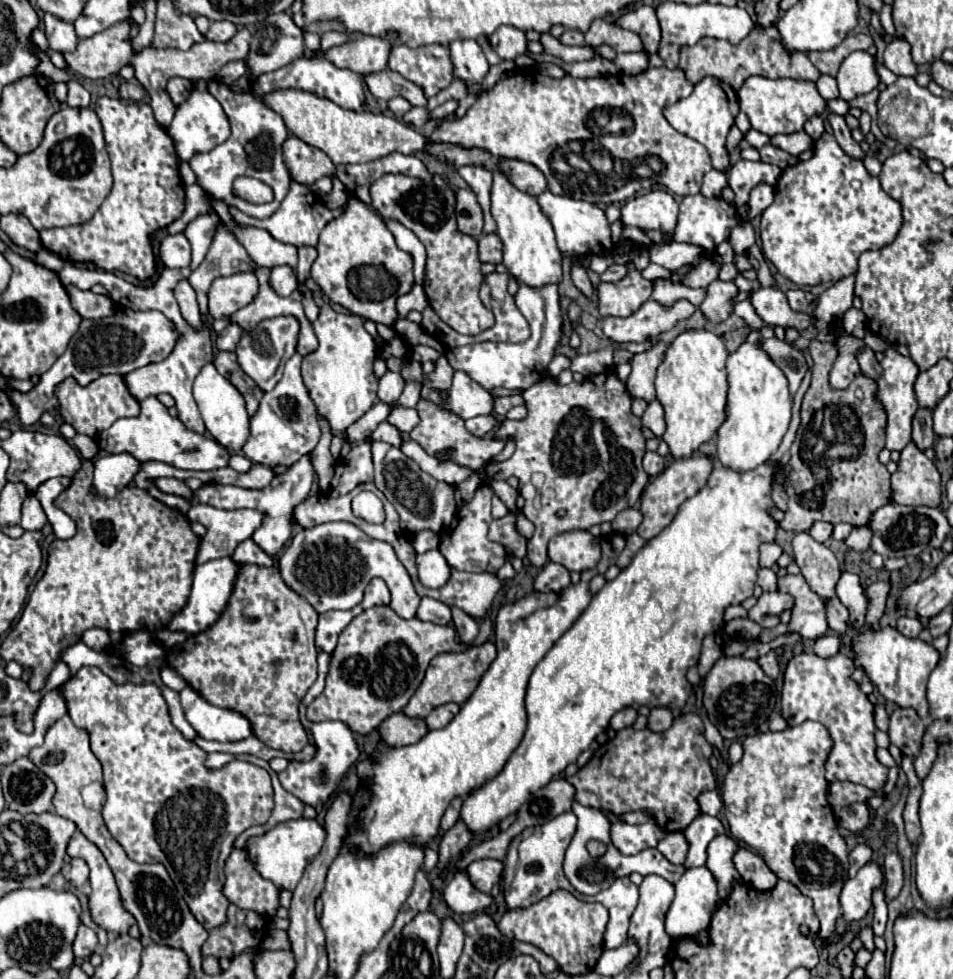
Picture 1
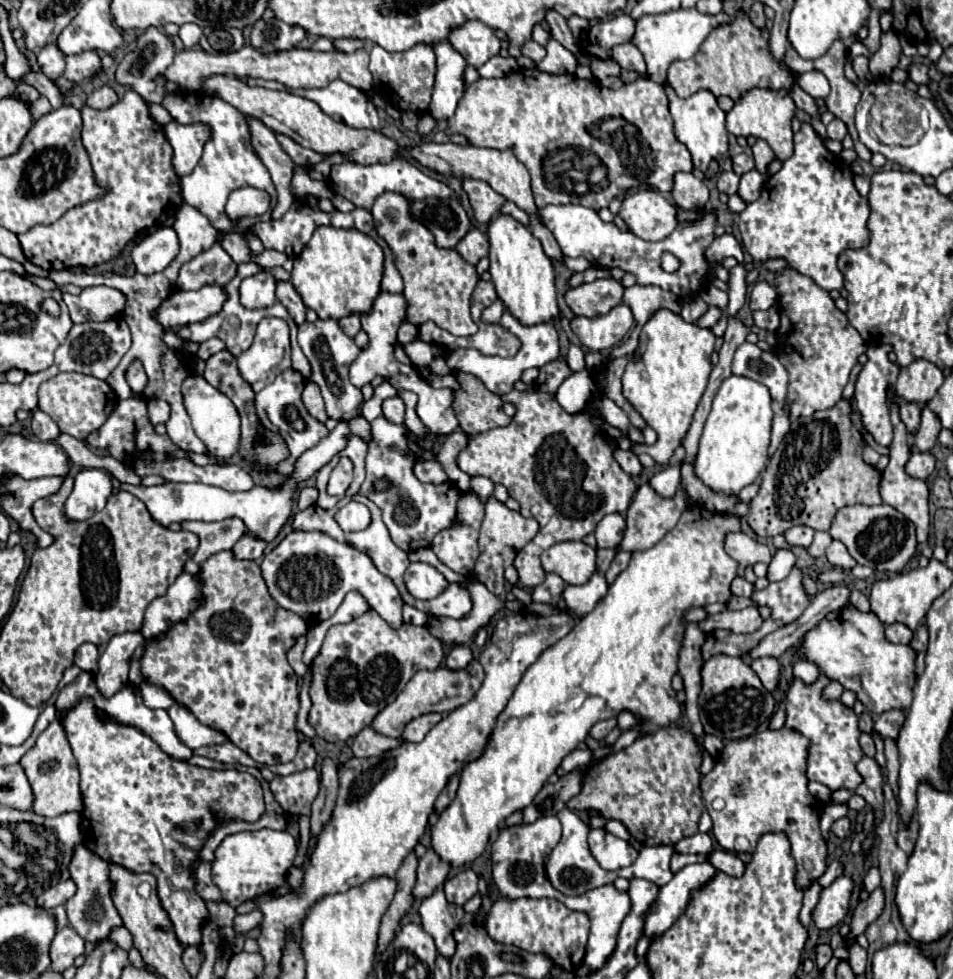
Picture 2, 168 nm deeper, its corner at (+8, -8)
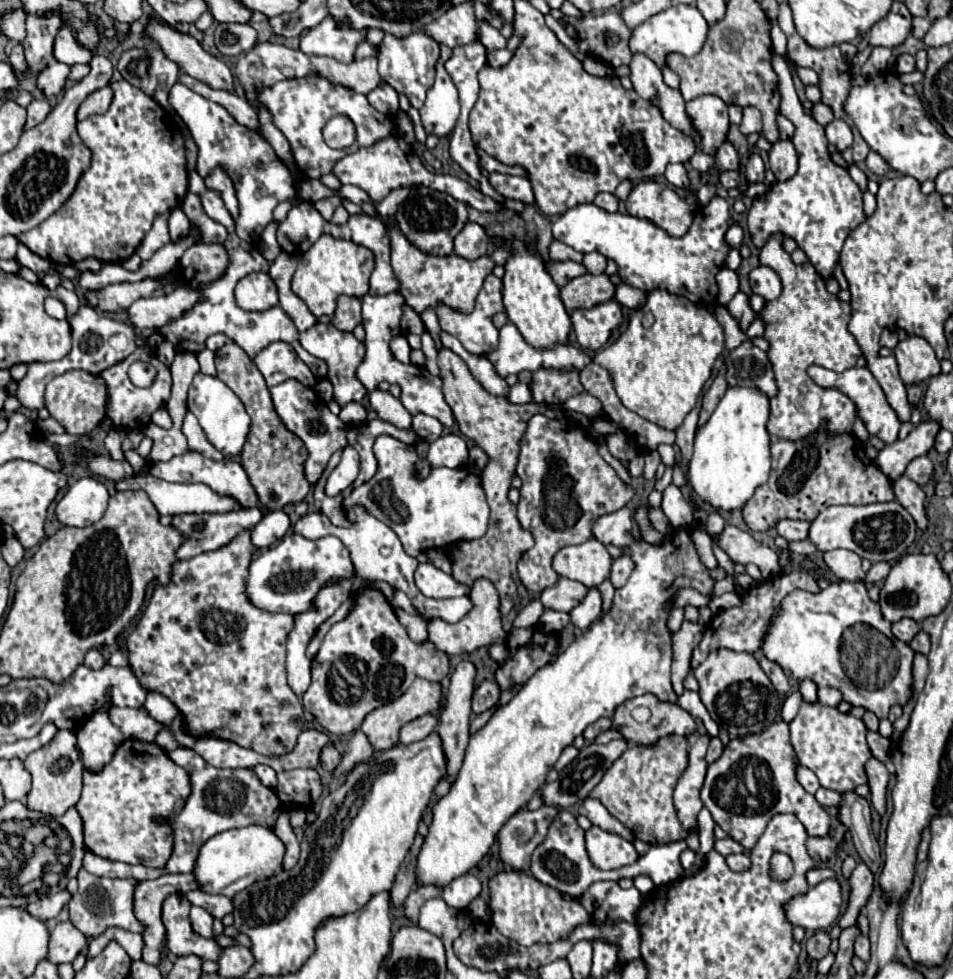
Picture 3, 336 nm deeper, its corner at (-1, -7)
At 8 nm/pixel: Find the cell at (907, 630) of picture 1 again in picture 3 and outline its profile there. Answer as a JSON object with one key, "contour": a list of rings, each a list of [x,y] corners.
{"contour":[[[901,618],[899,622],[893,624],[893,634],[895,634],[895,638],[901,640],[901,642],[911,642],[913,636],[915,636],[919,630],[921,630],[919,624],[917,624],[915,620],[911,620],[911,618]]]}

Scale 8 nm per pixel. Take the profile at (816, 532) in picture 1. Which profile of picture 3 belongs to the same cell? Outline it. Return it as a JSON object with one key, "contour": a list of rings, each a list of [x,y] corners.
{"contour":[[[781,520],[781,524],[777,524],[777,532],[789,542],[799,542],[809,536],[809,526],[809,522],[801,520]]]}

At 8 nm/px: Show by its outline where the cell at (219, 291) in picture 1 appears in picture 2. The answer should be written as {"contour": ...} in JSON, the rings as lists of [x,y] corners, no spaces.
{"contour":[[[204,285],[198,291],[176,291],[164,299],[156,321],[164,325],[166,331],[204,321],[210,315],[216,315],[222,309],[226,295],[218,285]]]}

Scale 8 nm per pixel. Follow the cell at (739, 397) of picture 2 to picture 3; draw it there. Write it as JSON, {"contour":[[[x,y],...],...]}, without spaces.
{"contour":[[[733,386],[717,404],[709,422],[697,428],[695,452],[689,462],[689,484],[695,498],[721,512],[743,508],[755,488],[765,484],[771,470],[771,434],[767,430],[769,396],[759,388]]]}

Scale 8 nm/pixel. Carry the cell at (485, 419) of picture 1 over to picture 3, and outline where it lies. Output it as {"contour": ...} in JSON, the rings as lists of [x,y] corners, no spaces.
{"contour":[[[447,434],[437,438],[427,454],[431,466],[447,466],[447,468],[463,468],[469,464],[469,450],[461,436]]]}

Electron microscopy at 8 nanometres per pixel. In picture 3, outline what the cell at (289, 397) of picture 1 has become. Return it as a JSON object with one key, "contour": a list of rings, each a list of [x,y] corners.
{"contour":[[[285,380],[277,386],[271,388],[271,398],[273,398],[273,404],[275,404],[275,410],[279,414],[279,418],[283,420],[283,424],[293,432],[297,434],[303,444],[307,446],[307,452],[309,452],[309,458],[305,462],[305,468],[303,468],[303,474],[307,478],[309,484],[317,484],[317,480],[321,478],[331,454],[343,446],[339,444],[347,444],[347,428],[345,424],[329,412],[327,404],[319,398],[319,394],[313,390],[313,388],[307,388],[303,386],[299,380]]]}

